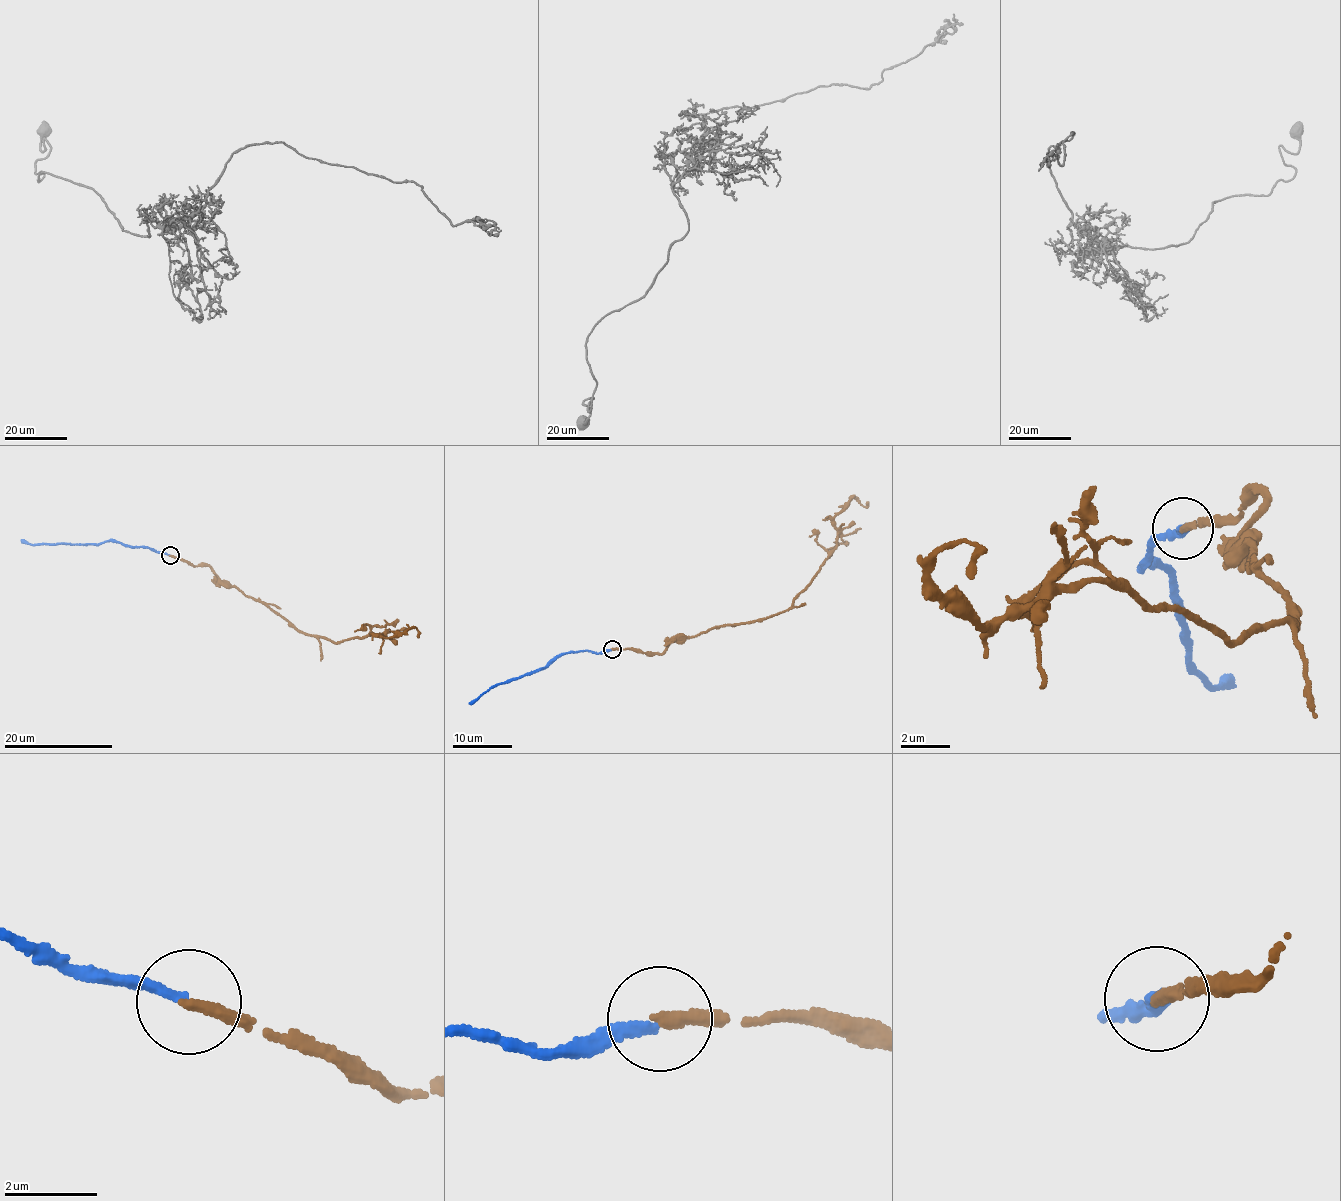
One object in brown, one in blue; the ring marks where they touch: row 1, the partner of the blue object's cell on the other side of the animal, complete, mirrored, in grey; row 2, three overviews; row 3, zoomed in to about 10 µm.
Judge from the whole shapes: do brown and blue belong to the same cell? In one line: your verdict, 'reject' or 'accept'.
accept

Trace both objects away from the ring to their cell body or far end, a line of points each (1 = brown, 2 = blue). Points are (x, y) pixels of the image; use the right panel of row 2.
1: (1180, 527), (1258, 489), (1243, 537), (1298, 622), (1230, 642), (1097, 579), (982, 627), (940, 549), (971, 580)
2: (1186, 528), (1148, 544), (1136, 570), (1166, 573), (1176, 604), (1185, 670), (1207, 692), (1230, 677)

